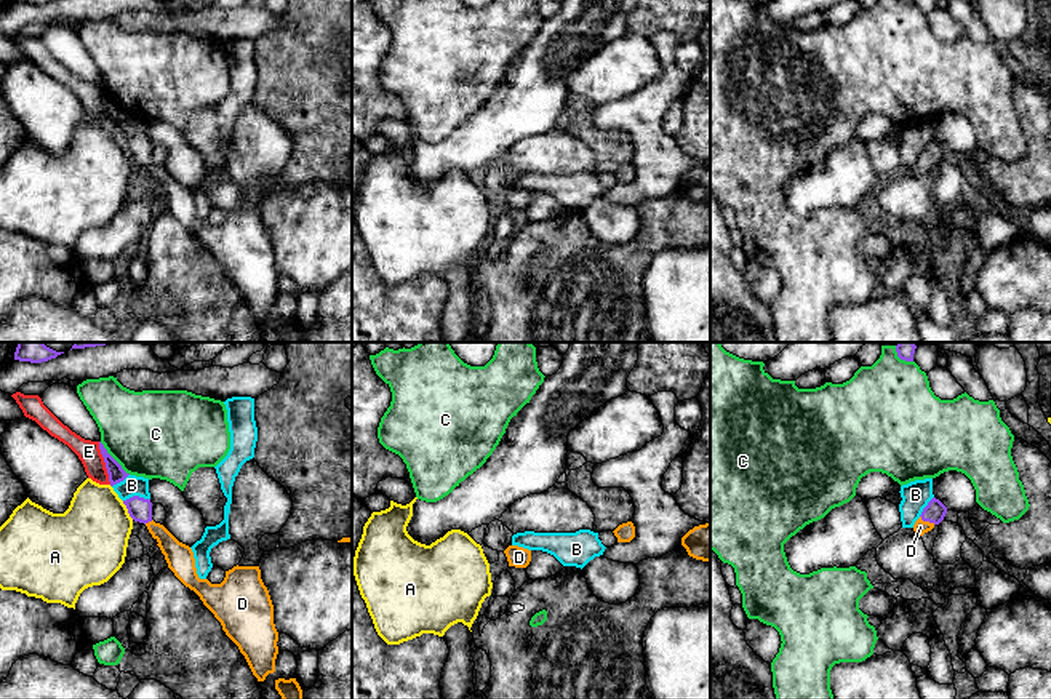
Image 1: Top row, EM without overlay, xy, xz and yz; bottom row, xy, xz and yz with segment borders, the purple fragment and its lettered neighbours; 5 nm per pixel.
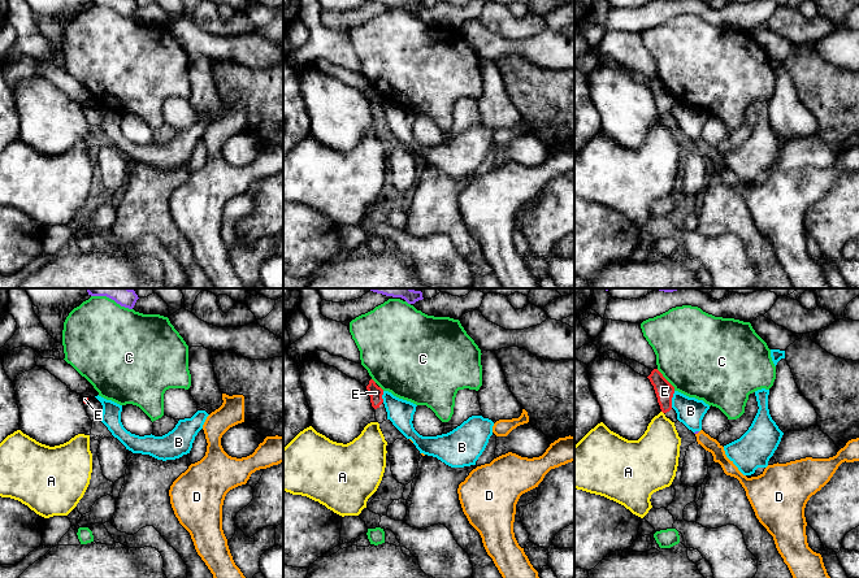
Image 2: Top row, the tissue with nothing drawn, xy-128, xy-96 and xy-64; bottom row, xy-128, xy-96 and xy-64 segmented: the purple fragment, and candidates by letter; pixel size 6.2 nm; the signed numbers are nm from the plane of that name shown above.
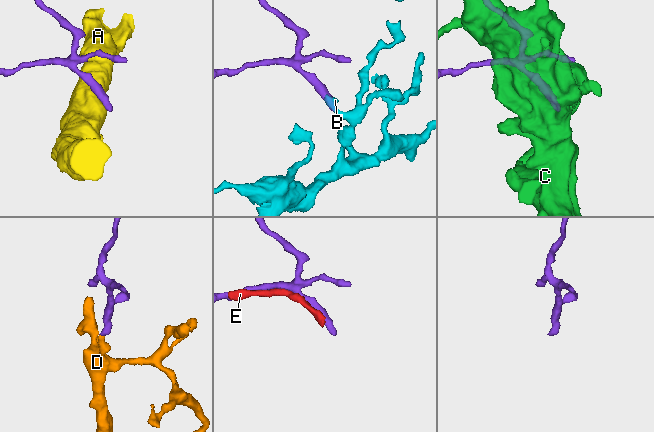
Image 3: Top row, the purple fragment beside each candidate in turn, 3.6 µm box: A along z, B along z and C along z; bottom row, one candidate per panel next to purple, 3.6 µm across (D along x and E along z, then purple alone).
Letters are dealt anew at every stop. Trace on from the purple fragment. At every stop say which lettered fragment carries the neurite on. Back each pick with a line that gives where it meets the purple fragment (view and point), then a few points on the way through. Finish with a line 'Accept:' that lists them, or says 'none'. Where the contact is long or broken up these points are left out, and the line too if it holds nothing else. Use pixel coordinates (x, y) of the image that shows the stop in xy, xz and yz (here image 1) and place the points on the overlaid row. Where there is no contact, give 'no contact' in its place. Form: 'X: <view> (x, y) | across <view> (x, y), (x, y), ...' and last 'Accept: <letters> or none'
D: yz (927, 520) | across yz (935, 512), (927, 520), (920, 527)
Accept: D

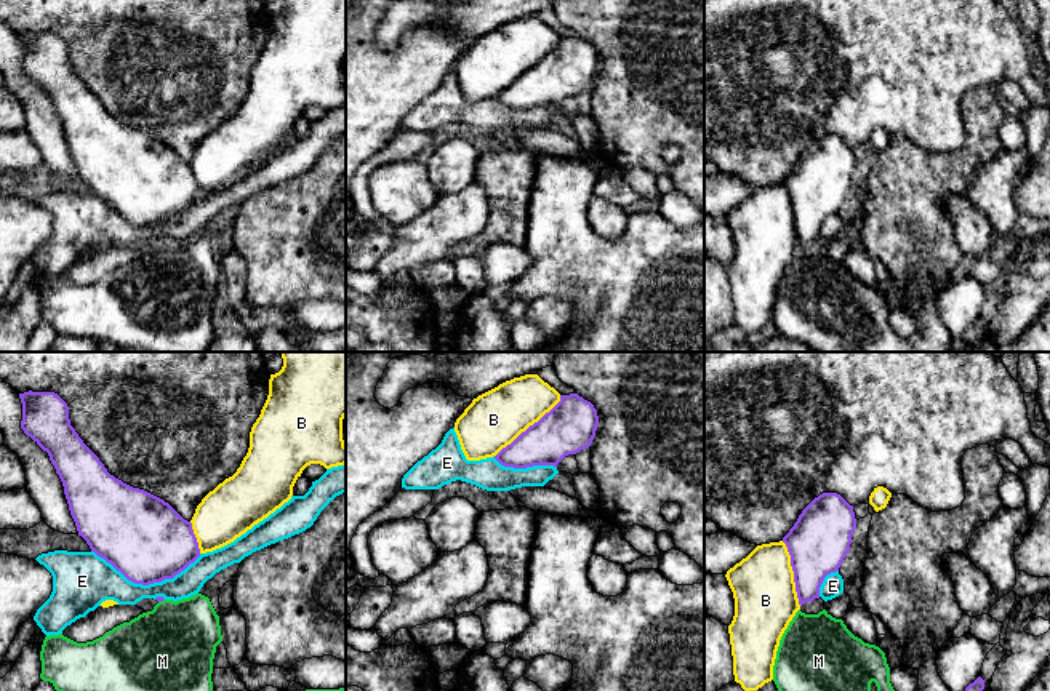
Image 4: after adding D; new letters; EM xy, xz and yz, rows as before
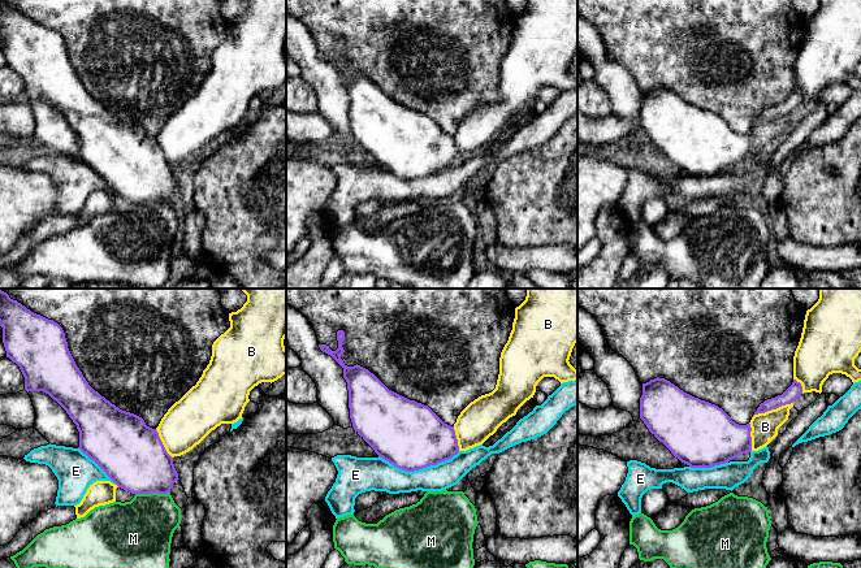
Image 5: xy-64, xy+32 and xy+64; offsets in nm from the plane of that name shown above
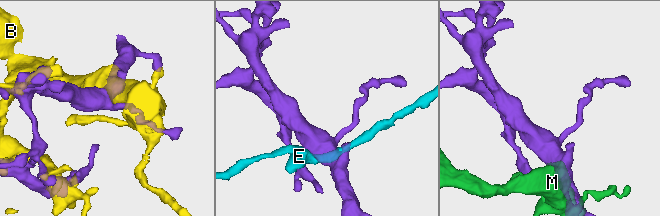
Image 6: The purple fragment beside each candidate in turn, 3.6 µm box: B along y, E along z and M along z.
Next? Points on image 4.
Accept: none

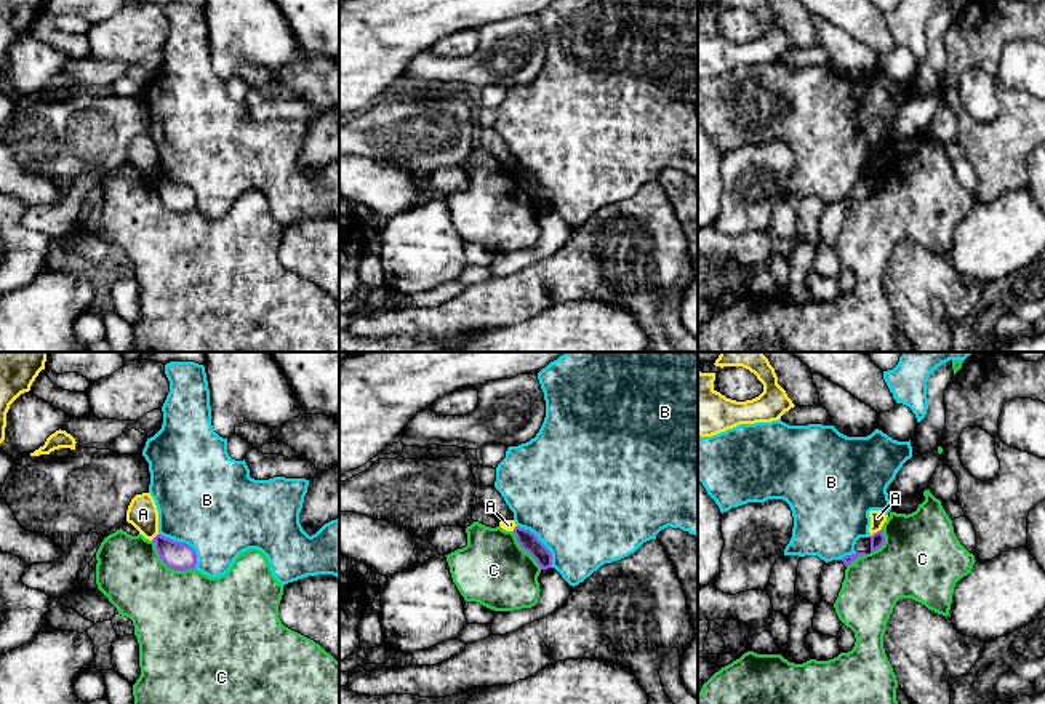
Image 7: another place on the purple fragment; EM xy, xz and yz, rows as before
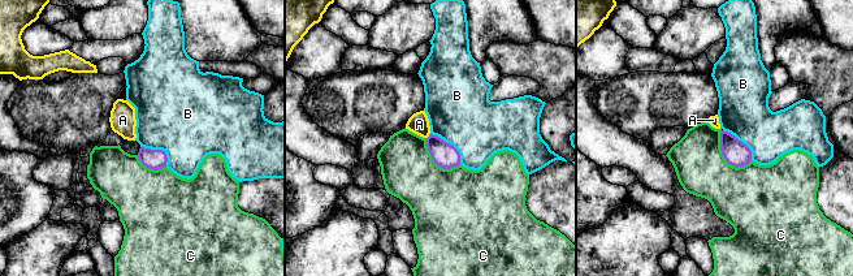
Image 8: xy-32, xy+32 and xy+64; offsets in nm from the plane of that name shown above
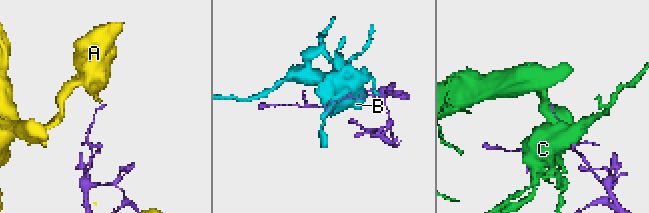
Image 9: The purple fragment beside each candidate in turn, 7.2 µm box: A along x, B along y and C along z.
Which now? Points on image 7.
Accept: none

